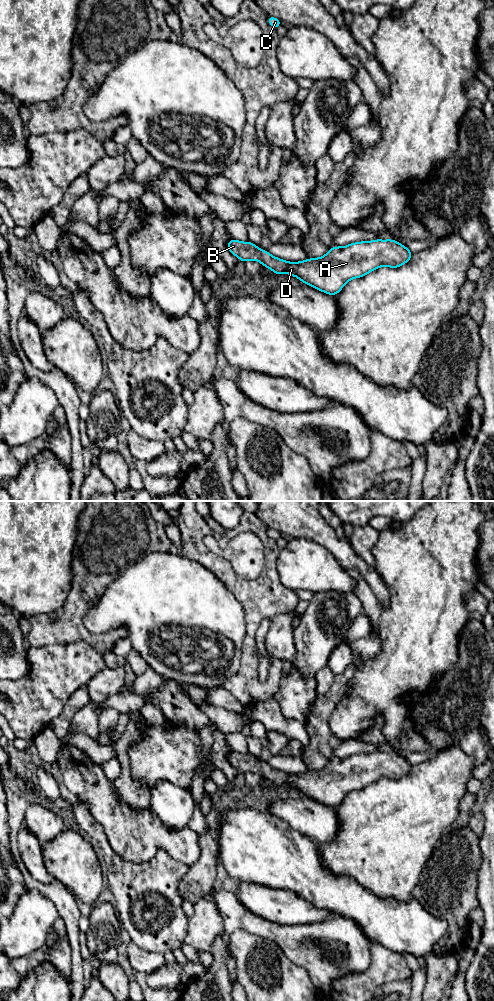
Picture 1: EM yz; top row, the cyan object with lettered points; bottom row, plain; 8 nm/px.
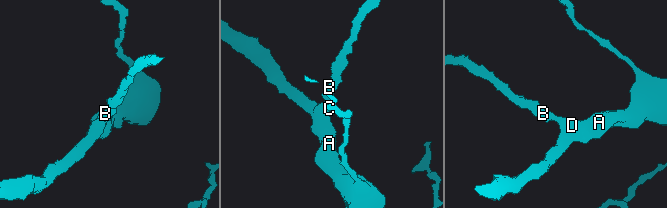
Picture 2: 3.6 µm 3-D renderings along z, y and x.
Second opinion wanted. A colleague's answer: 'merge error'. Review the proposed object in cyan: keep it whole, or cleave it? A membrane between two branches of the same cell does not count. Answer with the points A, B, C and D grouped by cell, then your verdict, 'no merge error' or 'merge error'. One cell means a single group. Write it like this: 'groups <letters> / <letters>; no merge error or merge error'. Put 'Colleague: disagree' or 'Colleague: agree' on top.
Colleague: disagree
groups A B C D; no merge error

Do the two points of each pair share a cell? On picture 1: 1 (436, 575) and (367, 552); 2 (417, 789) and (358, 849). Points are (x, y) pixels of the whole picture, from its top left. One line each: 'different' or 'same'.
1: different
2: same

